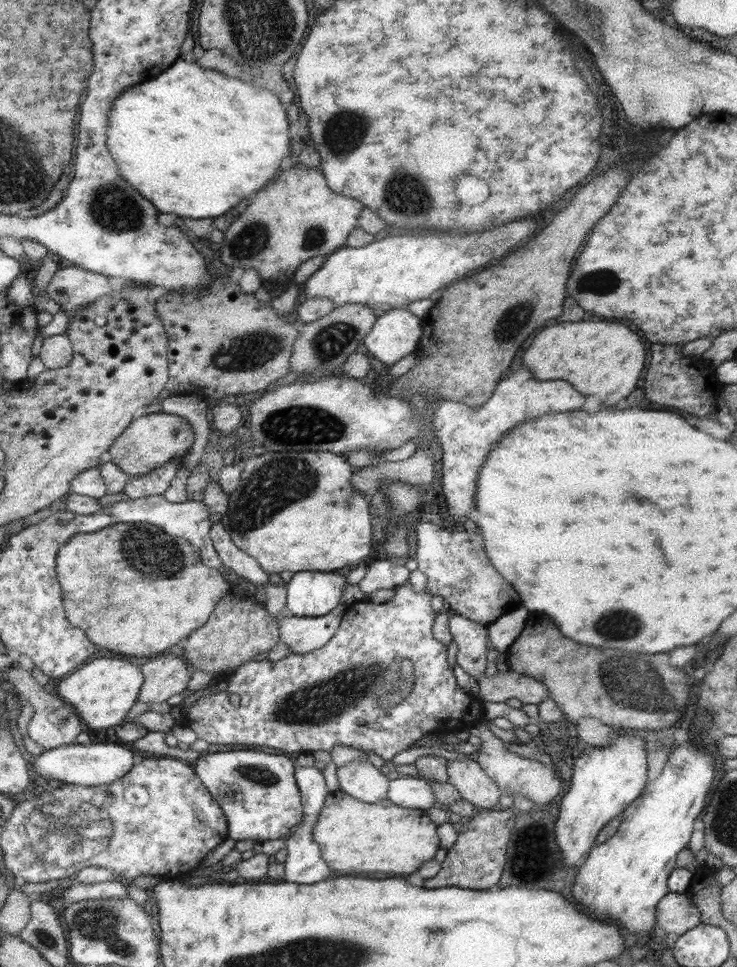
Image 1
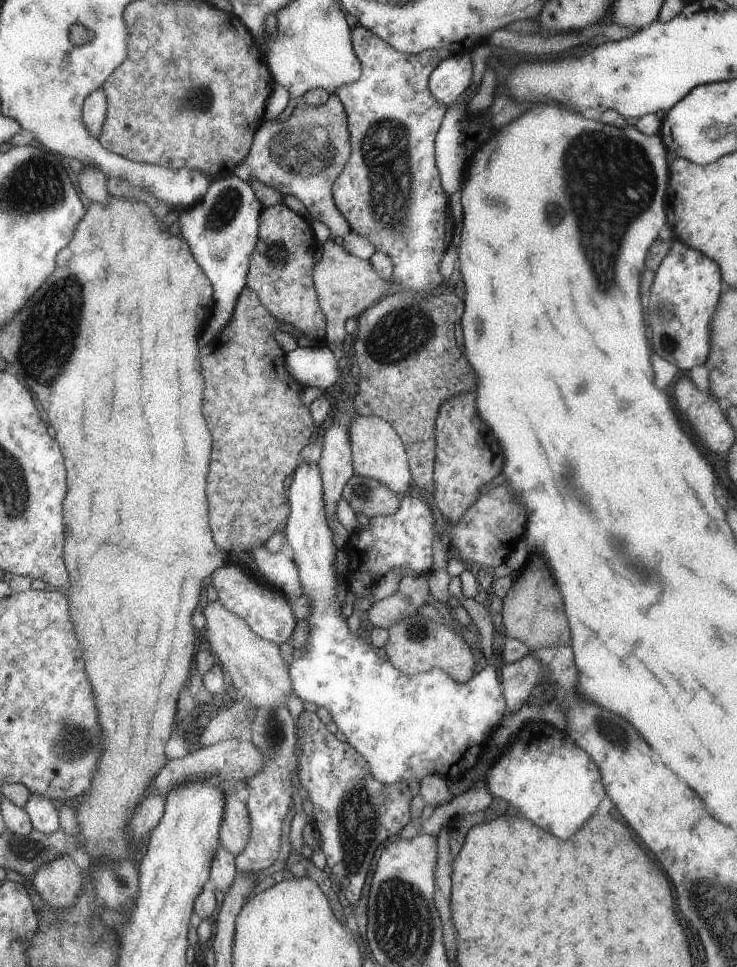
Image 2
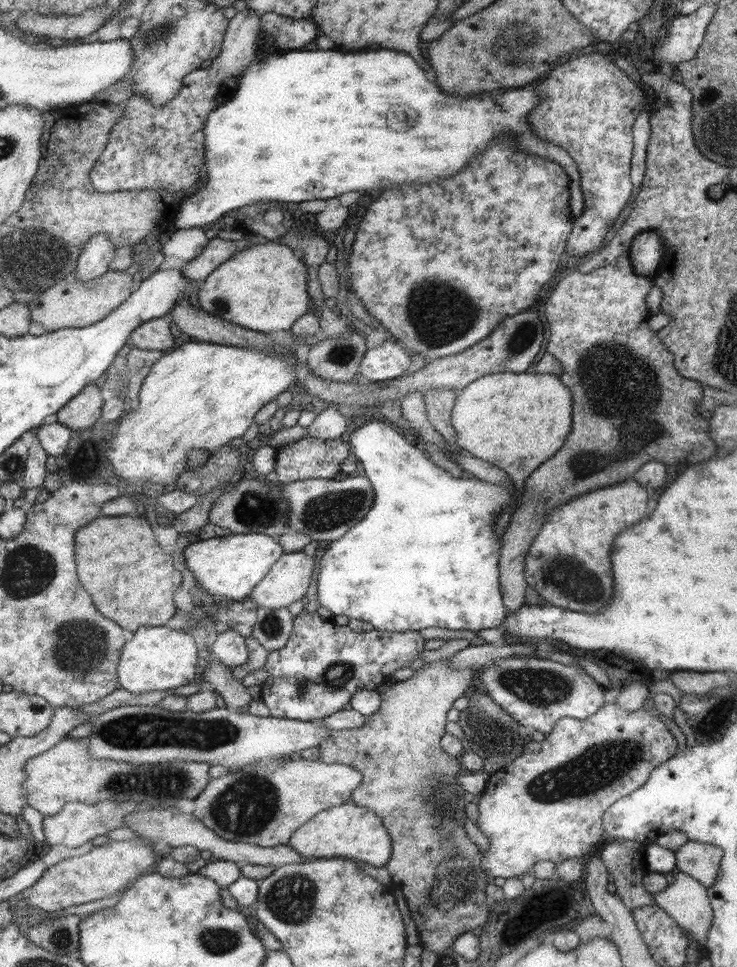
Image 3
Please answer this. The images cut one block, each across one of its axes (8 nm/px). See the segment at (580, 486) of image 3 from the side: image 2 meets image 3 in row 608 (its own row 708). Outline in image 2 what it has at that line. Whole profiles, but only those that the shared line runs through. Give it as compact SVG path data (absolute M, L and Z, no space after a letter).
M531 653L515 662L503 663L497 667L497 673L507 701L505 715L514 713L514 710L525 704L531 690L546 676L544 666Z

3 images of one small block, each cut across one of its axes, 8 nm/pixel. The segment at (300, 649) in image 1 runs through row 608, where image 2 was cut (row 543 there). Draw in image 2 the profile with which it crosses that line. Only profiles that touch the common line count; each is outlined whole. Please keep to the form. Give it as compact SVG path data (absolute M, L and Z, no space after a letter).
M346 397L340 399L341 403L343 403L341 406L341 418L335 418L330 428L325 430L325 433L322 436L324 440L323 447L318 459L318 467L321 469L321 476L324 479L324 509L325 513L327 513L331 530L333 534L335 534L335 546L338 549L345 549L349 538L349 532L337 521L337 517L335 516L335 505L343 495L345 484L347 484L354 473L352 468L351 442L349 442L349 428L351 428L351 424L355 422L358 412L355 405L349 400L350 398Z

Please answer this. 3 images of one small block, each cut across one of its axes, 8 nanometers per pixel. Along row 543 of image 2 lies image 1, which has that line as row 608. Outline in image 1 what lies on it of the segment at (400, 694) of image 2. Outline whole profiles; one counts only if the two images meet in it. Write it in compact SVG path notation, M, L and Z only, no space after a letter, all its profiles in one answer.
M331 572L293 573L285 589L285 614L291 617L319 617L331 613L339 604L345 576Z

